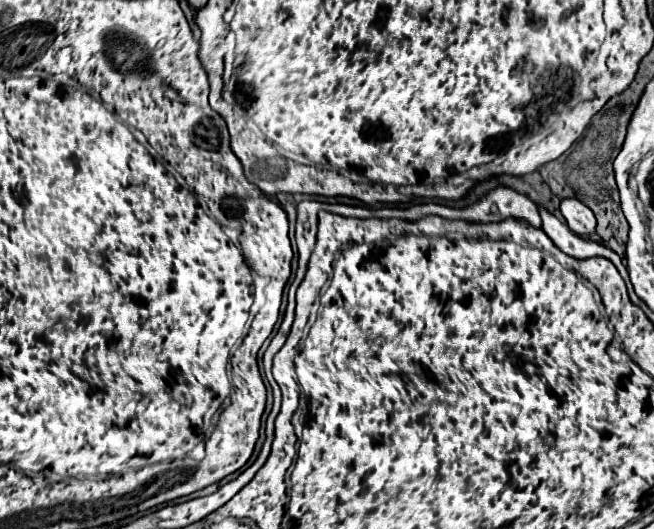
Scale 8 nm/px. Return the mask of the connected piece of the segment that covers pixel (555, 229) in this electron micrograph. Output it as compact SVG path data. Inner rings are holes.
M540 207L540 215L542 215L542 221L544 221L544 223L542 223L542 231L552 239L552 243L554 243L560 251L564 251L566 255L570 255L570 257L574 257L574 259L582 259L582 257L604 257L604 259L612 261L612 263L616 265L618 273L622 275L624 283L628 285L628 297L630 297L630 301L634 303L634 301L638 299L638 295L634 293L634 289L632 289L632 285L630 285L626 265L620 261L620 257L618 257L612 249L608 249L608 247L604 247L604 245L598 245L598 243L594 243L594 241L588 241L588 239L584 239L584 237L578 237L576 233L572 233L572 231L568 229L568 225L560 223L552 213L548 213L548 211L542 209L542 207Z

